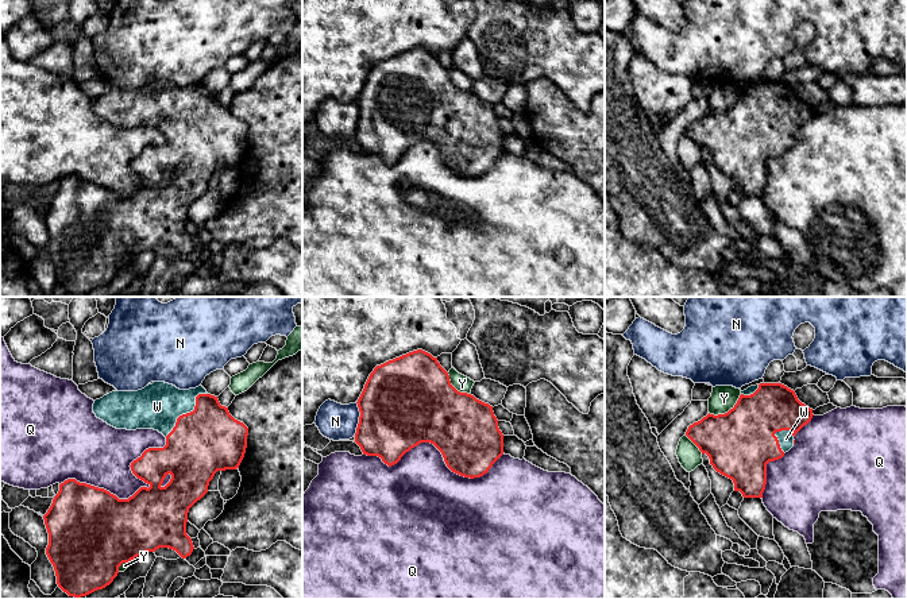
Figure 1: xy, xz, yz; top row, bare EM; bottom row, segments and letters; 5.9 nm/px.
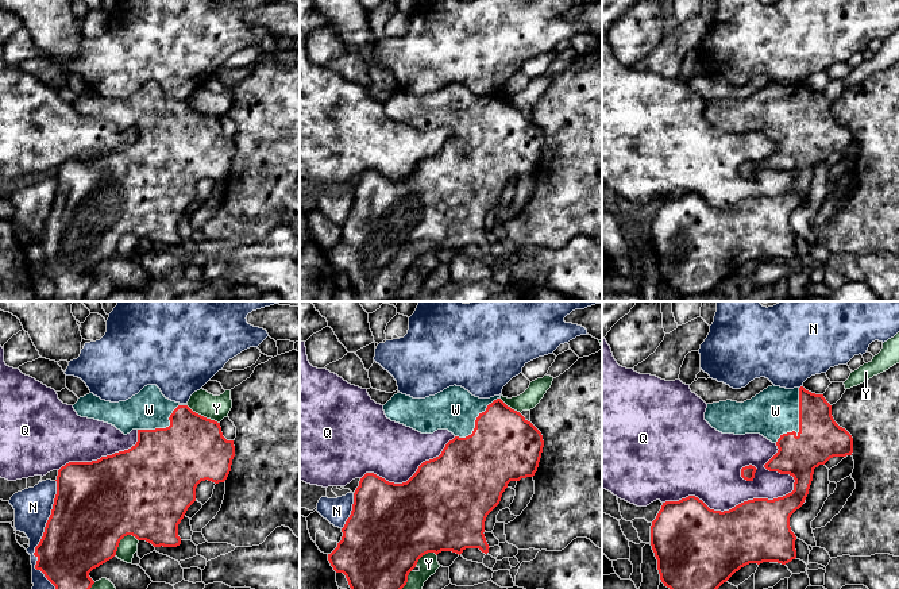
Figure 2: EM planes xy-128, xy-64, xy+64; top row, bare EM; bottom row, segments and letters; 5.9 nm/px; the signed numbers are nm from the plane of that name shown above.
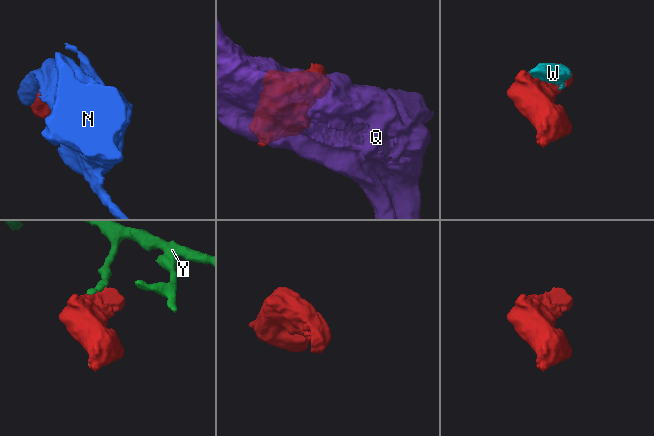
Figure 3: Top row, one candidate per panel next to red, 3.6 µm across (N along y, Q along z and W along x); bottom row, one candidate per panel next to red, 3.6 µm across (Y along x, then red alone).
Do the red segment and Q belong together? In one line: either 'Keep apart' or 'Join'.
Keep apart

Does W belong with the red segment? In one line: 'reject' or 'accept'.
accept

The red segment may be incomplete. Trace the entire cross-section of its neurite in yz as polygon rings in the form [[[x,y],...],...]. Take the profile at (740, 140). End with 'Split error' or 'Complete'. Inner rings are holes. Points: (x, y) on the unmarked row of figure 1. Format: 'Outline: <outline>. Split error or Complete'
Outline: [[[760,81],[741,89],[741,93],[725,112],[707,112],[700,119],[688,124],[686,134],[706,151],[713,166],[734,181],[734,189],[740,189],[744,196],[763,196],[767,182],[767,162],[779,158],[795,142],[795,132],[813,116],[813,107],[802,101],[795,89],[781,81]]]. Split error

